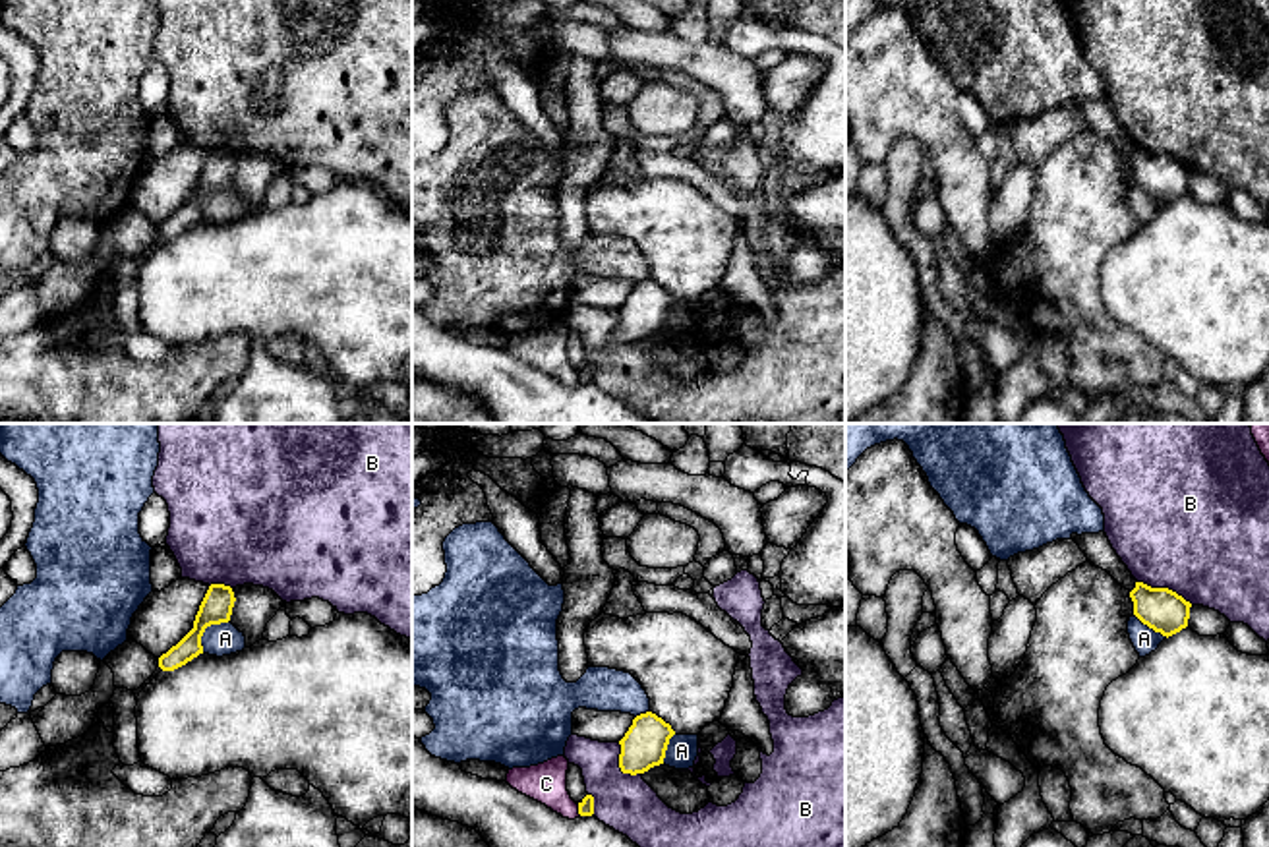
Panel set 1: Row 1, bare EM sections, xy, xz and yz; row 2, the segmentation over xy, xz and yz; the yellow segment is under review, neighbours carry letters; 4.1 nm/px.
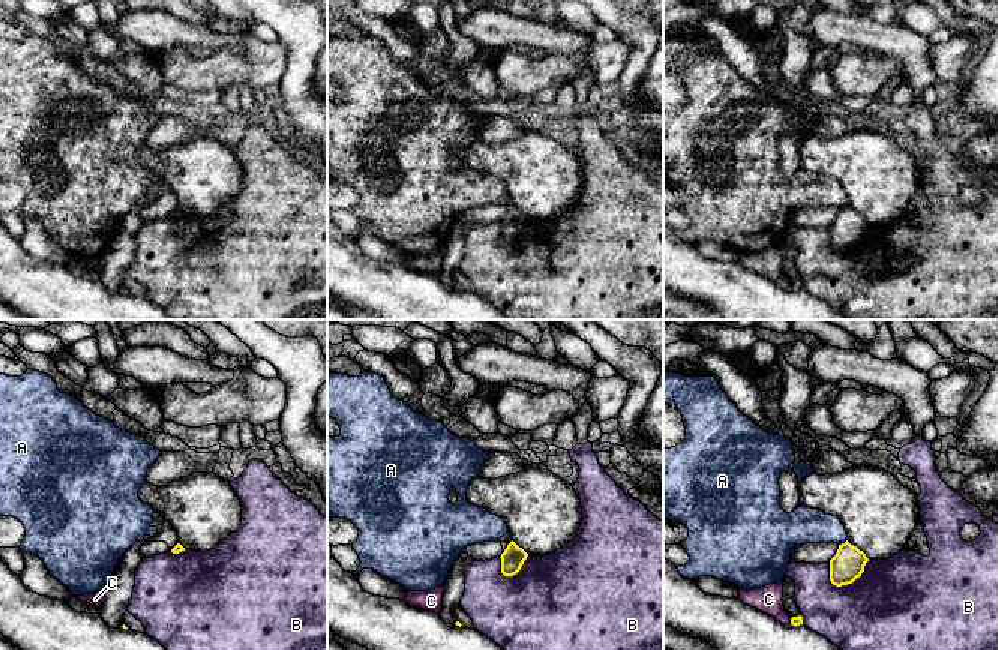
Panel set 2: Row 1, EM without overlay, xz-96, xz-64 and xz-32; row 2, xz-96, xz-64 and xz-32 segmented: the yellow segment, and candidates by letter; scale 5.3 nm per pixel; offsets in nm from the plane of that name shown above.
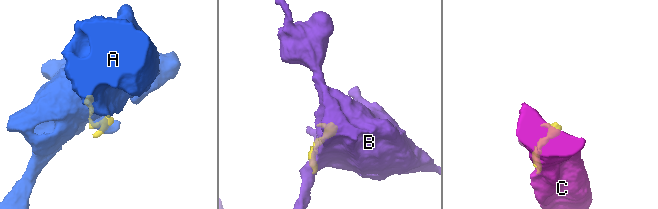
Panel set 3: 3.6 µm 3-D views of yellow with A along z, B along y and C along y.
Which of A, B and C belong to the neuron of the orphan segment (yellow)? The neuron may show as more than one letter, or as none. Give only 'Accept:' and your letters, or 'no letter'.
Accept: no letter

